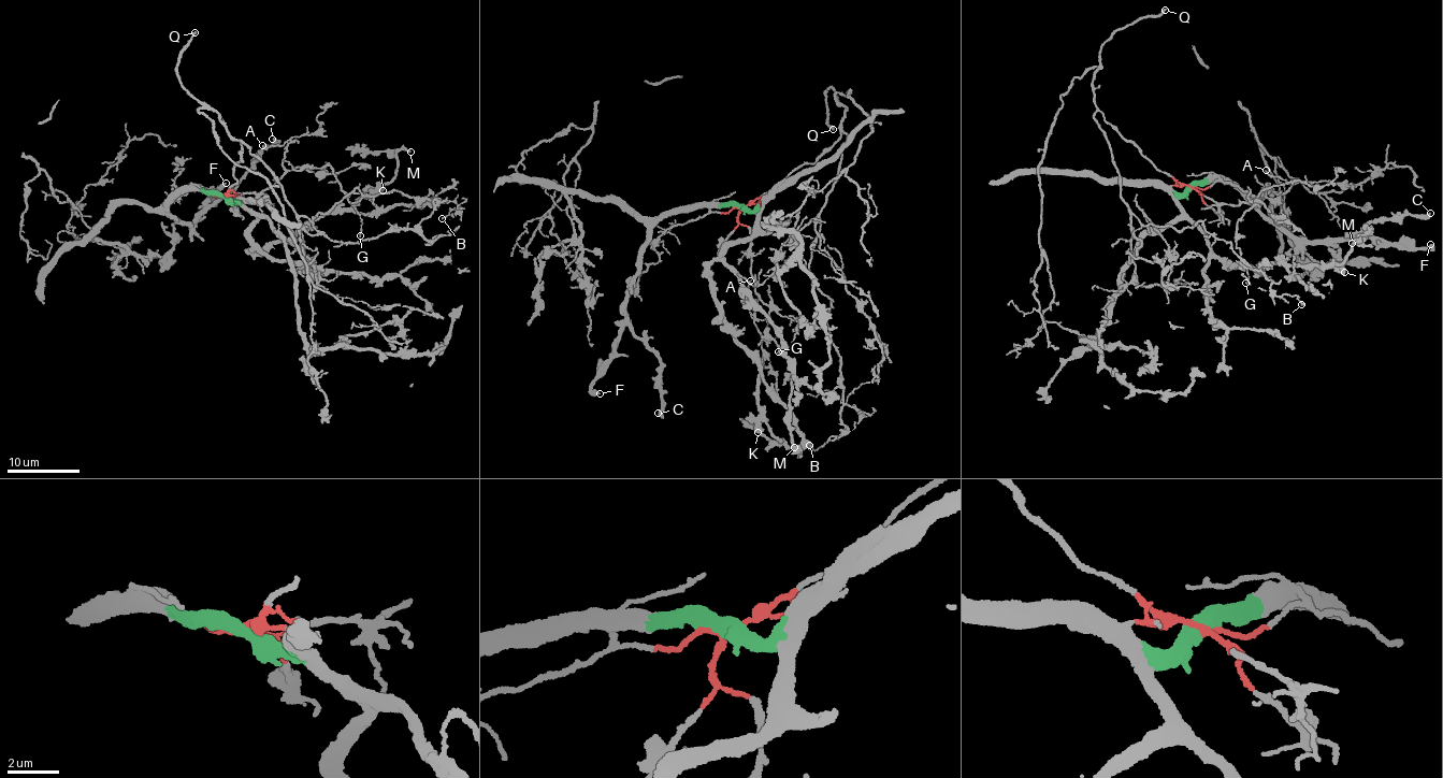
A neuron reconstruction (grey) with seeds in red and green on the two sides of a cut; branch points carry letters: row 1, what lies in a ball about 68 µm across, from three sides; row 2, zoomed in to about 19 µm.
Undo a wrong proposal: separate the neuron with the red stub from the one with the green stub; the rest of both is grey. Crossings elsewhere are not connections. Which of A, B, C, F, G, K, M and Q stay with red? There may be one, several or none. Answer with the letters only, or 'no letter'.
A, B, G, Q

